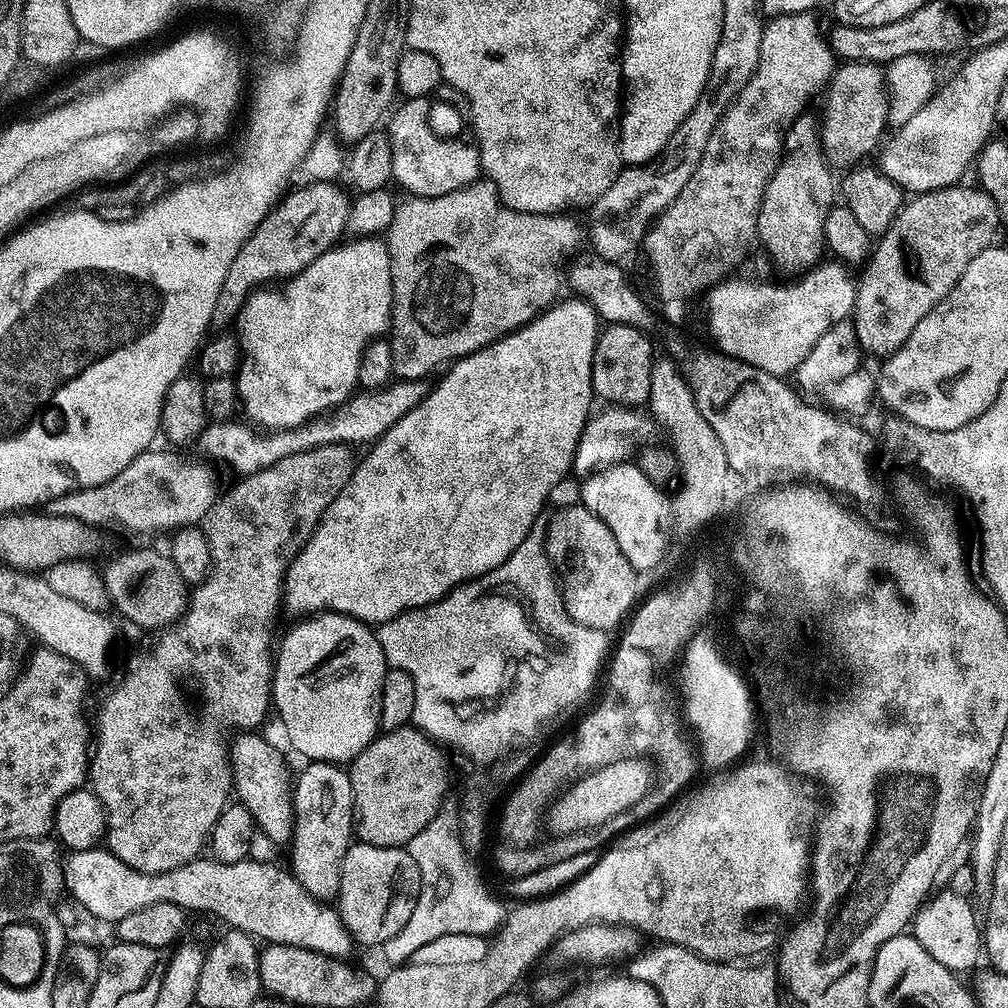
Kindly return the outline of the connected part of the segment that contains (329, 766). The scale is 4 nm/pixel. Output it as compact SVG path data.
M308 762L300 776L295 777L293 810L295 812L295 836L290 843L292 864L290 871L298 883L316 900L332 902L340 895L340 863L346 850L354 843L354 809L352 787L347 771L332 762Z

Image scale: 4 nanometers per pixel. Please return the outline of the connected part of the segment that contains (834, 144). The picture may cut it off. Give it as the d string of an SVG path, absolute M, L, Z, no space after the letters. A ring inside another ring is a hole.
M844 62L833 71L832 78L826 85L827 92L828 101L824 104L824 120L822 116L820 127L820 144L833 169L848 170L867 161L864 159L872 151L875 153L885 139L884 127L889 127L890 124L888 77L881 65Z

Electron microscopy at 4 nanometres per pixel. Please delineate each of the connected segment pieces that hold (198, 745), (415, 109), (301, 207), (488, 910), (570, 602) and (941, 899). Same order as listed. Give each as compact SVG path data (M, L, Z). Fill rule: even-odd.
M330 444L322 445L320 448L306 450L305 453L300 453L294 457L282 458L281 461L274 463L272 466L266 466L265 469L260 469L257 472L245 475L243 478L237 479L238 482L225 494L224 497L213 499L212 504L208 507L207 514L204 515L202 521L202 527L204 529L204 537L206 542L210 546L210 558L212 559L212 568L208 572L208 577L204 579L201 584L195 585L191 589L188 603L185 607L183 616L176 621L175 624L171 625L167 630L161 631L160 636L152 644L152 649L148 652L148 657L145 660L139 660L138 657L132 656L128 660L128 673L121 678L116 684L116 689L105 698L100 704L100 713L96 716L96 724L94 720L94 747L90 752L90 763L88 766L88 780L90 781L90 787L92 793L98 797L102 802L104 807L104 815L106 817L106 848L117 856L122 862L128 867L132 867L134 871L143 873L159 873L159 872L170 872L176 867L181 867L183 864L190 863L195 860L205 851L206 845L209 843L212 828L215 827L220 816L223 814L224 809L228 807L230 801L234 796L233 789L233 753L228 752L228 731L231 730L232 724L260 724L264 719L267 718L268 712L270 716L270 709L273 707L272 702L272 669L274 667L274 640L272 644L272 631L276 628L276 615L279 614L280 608L282 612L282 589L284 587L284 576L288 573L288 568L291 567L296 561L296 556L299 555L301 550L306 546L308 539L315 534L318 522L322 518L322 514L326 514L326 510L330 506L330 502L334 502L334 498L338 498L338 494L346 486L346 482L352 476L352 470L354 467L354 459L348 453L349 449L345 447L344 444Z
M429 97L405 99L403 103L400 109L397 107L391 113L386 131L390 138L390 150L394 150L392 179L408 191L405 193L412 196L441 196L459 188L466 188L481 179L479 148L469 141L467 144L464 140L451 140L448 136L439 136L432 129L428 119L432 116L433 101Z
M328 180L293 187L293 192L289 191L266 214L254 234L244 240L242 250L238 250L234 262L230 262L230 270L226 270L226 282L222 282L222 290L218 294L212 315L217 325L224 324L227 320L229 323L253 290L296 276L323 252L330 251L343 237L340 235L348 228L352 200L338 185L340 184Z
M469 883L466 887L456 891L449 899L434 899L433 892L425 892L423 898L418 898L414 906L414 914L410 914L410 922L398 930L394 938L390 938L382 945L382 952L392 966L406 964L411 955L428 942L441 938L443 935L468 934L487 937L488 932L495 933L504 923L506 907L483 884Z
M586 507L564 508L547 525L546 543L571 620L605 634L622 624L637 603L638 573L618 550L618 542L614 542L614 534L607 526Z
M950 890L937 891L920 905L920 911L910 925L911 935L916 937L916 941L938 958L942 966L957 974L964 974L967 968L974 967L976 959L982 956L982 932L978 920L976 924L976 912L971 903L973 901L967 896L959 896Z

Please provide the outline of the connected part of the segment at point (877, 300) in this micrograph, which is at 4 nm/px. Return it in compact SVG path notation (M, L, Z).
M964 187L939 188L936 192L913 195L901 208L894 223L875 241L863 265L864 273L858 276L854 309L858 342L865 353L873 352L879 358L893 356L906 342L906 338L914 334L918 322L922 322L922 318L926 318L926 314L930 314L930 310L938 306L938 302L942 302L950 290L956 288L958 278L962 278L968 263L978 258L982 250L993 247L996 228L1001 227L998 206L983 188Z

